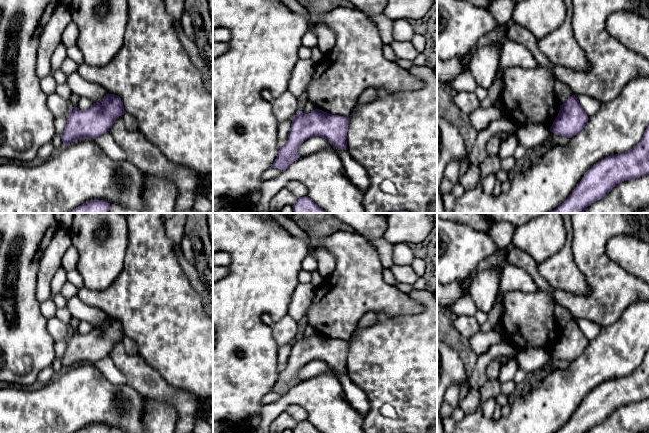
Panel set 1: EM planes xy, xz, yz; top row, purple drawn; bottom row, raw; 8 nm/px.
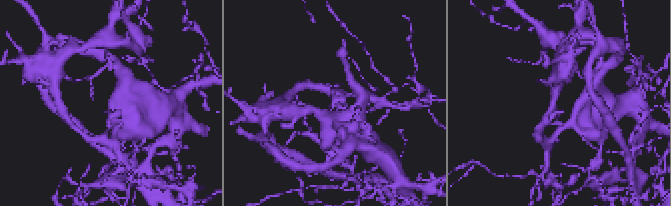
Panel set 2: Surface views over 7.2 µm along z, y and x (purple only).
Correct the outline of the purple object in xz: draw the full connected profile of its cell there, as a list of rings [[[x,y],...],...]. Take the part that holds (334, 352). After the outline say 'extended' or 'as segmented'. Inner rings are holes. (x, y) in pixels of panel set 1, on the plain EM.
[[[337,231],[319,242],[312,242],[315,248],[325,248],[336,258],[334,271],[317,287],[317,292],[309,306],[305,317],[316,331],[314,335],[305,338],[298,336],[292,343],[288,363],[284,370],[279,371],[278,380],[271,391],[286,394],[300,379],[297,374],[299,370],[310,361],[320,360],[326,362],[334,371],[347,374],[347,356],[349,352],[349,339],[355,332],[359,320],[368,312],[385,313],[391,317],[399,315],[415,315],[424,310],[424,307],[412,299],[408,292],[402,292],[395,286],[388,284],[383,279],[383,267],[376,248],[371,240],[358,233]]] | extended

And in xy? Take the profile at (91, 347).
[[[106,318],[102,324],[93,327],[87,334],[71,331],[67,340],[67,349],[60,359],[64,370],[81,363],[93,363],[109,355],[115,365],[126,377],[126,384],[138,391],[144,397],[168,403],[178,413],[175,433],[191,433],[195,423],[202,418],[203,409],[199,400],[191,392],[170,386],[157,370],[151,367],[139,354],[129,355],[123,345],[125,337],[121,322],[114,318]]] | extended

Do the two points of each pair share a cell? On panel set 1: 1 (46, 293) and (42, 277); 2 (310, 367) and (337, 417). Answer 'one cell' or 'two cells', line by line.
1: one cell
2: two cells

